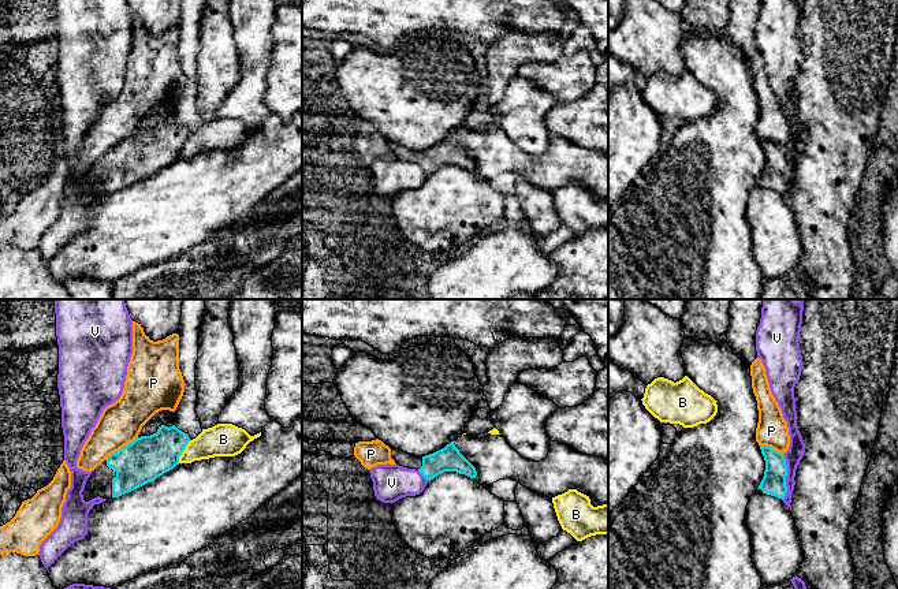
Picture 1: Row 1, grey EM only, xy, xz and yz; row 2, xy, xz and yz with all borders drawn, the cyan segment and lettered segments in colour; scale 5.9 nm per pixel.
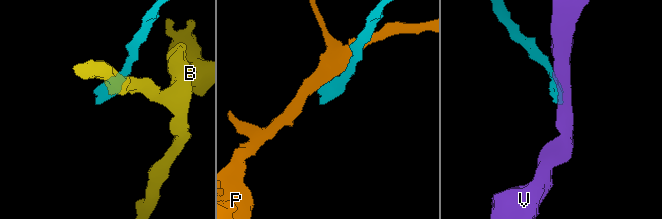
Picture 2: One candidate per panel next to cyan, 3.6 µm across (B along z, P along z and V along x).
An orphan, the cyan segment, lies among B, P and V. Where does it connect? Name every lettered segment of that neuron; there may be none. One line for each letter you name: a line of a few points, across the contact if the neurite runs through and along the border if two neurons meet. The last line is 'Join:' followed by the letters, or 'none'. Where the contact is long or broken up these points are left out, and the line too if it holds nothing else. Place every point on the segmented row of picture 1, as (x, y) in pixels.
Join: none

